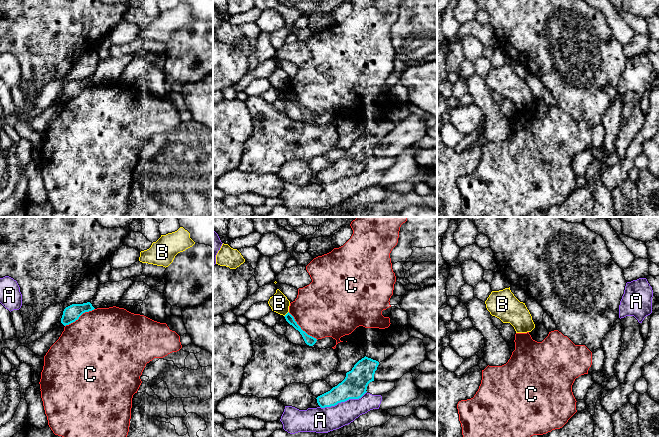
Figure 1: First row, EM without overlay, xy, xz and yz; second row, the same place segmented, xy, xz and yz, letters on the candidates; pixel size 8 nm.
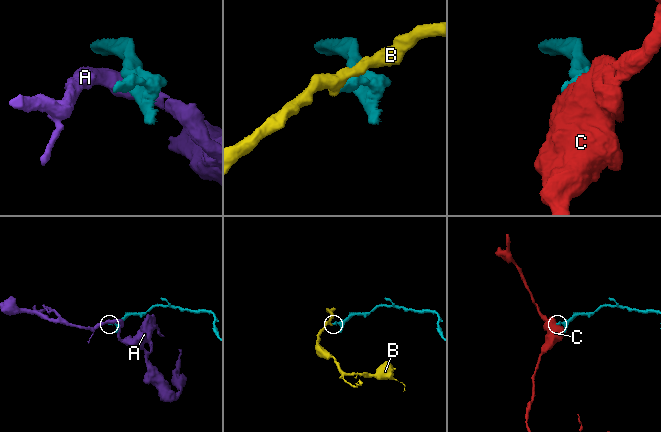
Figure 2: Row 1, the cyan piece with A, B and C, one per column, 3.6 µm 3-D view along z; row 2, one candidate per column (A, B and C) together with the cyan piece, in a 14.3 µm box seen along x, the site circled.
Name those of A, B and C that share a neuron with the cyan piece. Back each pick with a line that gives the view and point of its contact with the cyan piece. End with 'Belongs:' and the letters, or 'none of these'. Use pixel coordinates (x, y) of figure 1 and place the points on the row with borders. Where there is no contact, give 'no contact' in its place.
Belongs: none of these

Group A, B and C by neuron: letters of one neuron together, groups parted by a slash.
A / B / C

